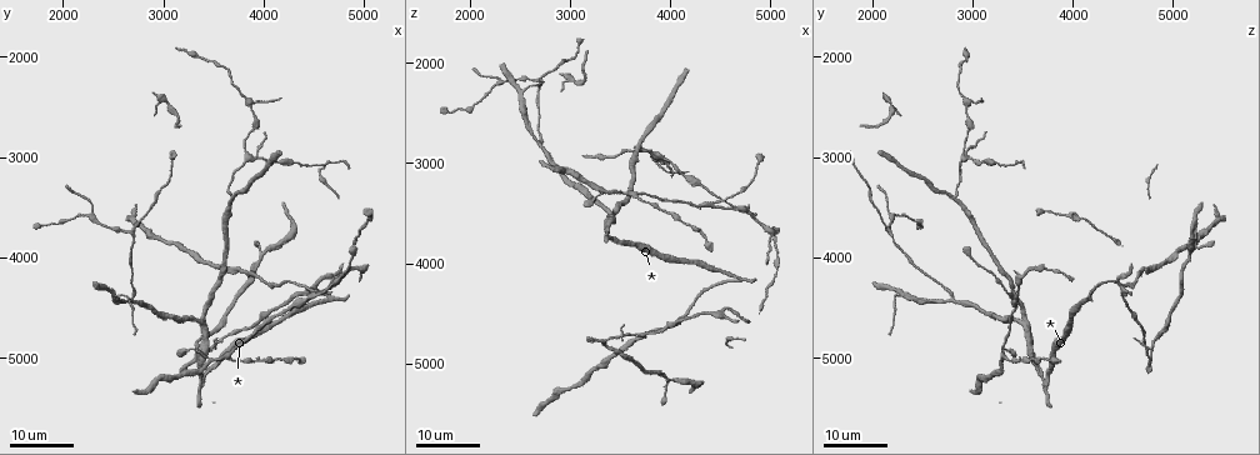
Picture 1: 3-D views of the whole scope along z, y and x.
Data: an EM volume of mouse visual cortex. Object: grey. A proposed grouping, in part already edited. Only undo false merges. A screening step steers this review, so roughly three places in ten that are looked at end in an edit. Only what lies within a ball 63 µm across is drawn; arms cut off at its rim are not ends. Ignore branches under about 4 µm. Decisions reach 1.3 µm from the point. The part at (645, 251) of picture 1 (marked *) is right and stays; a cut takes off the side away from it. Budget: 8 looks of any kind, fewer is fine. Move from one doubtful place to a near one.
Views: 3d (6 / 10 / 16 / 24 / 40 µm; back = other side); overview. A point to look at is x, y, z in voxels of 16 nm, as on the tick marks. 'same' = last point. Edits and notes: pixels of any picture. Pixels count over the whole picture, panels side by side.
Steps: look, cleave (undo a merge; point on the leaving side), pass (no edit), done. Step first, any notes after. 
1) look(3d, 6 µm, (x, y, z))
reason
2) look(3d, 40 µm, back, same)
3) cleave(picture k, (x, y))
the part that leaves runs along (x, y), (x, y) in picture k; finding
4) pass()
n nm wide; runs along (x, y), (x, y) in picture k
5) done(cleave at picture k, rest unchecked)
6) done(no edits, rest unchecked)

look(3d, 24 µm, (2660, 3720, 2160))
arms part here

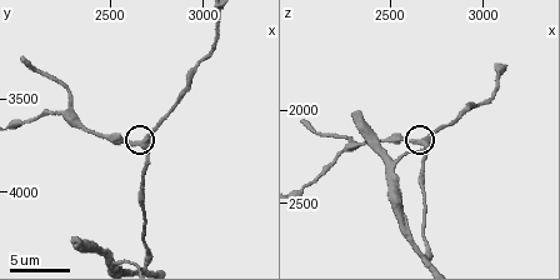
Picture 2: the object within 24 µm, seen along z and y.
look(3d, 6 µm, (2680, 3740, 2160))
closer look

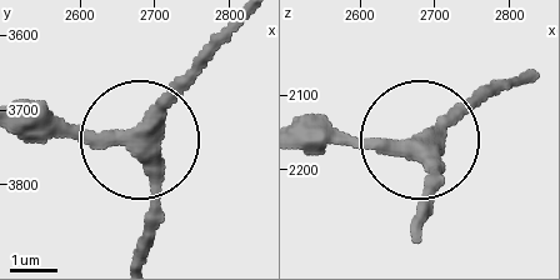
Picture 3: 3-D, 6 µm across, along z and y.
pass()
350 nm wide; runs along (416, 228), (429, 184), (416, 148), (301, 144) in picture 3; continuous, no second neuron

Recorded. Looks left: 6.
look(3d, 24 µm, (3820, 3040, 2860))
thick turns thin

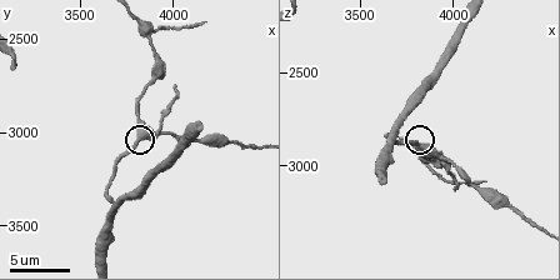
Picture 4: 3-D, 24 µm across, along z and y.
look(3d, 10 µm, (3800, 3040, 2880))
closer look

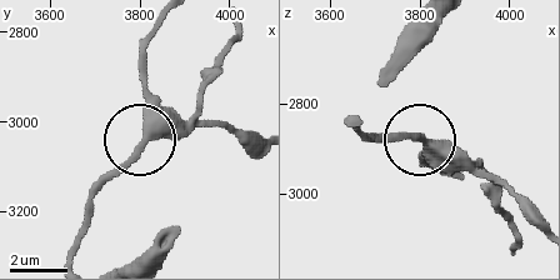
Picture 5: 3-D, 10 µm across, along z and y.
pass()
runs along (73, 253), (88, 224), (90, 195), (143, 138), (145, 54) in picture 5; all the same neuron

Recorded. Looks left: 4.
look(3d, 6 µm, (2520, 4360, 2280))
four or more arms meet

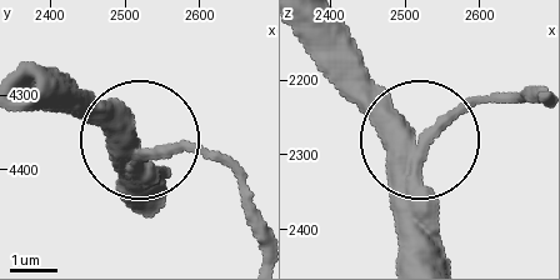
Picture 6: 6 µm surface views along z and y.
pass()
one neuron here

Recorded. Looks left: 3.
look(3d, 24 µm, (2260, 3580, 2200))

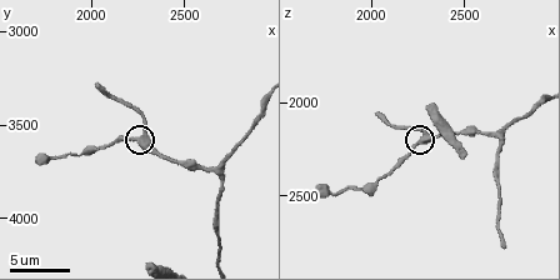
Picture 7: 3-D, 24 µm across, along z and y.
look(3d, 10 µm, same)

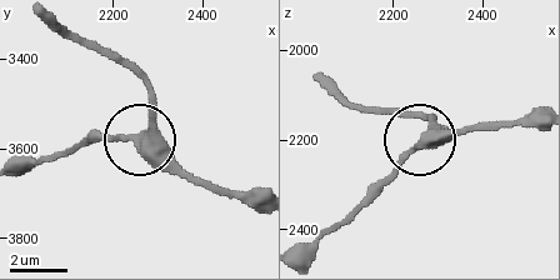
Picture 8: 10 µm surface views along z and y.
pass()
runs along (254, 209), (183, 178), (146, 146), (146, 78) in picture 8; all the same neuron

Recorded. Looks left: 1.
done(no edits, rest unchecked)

